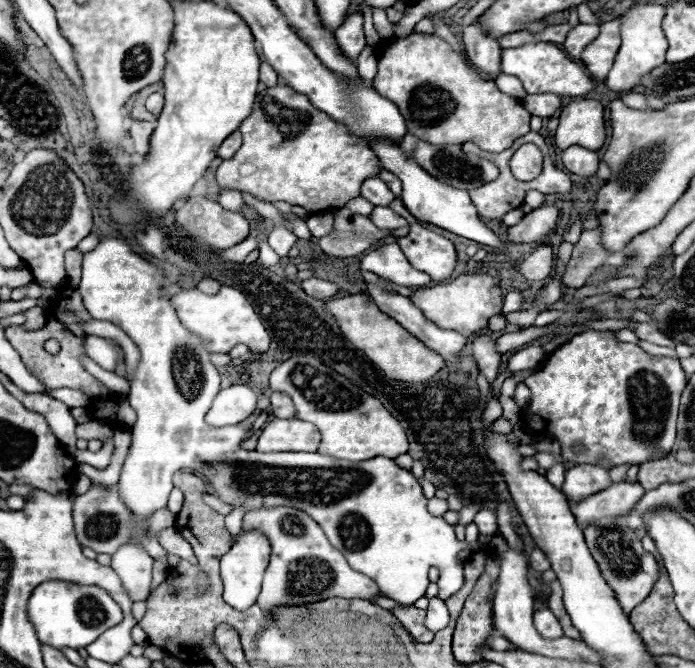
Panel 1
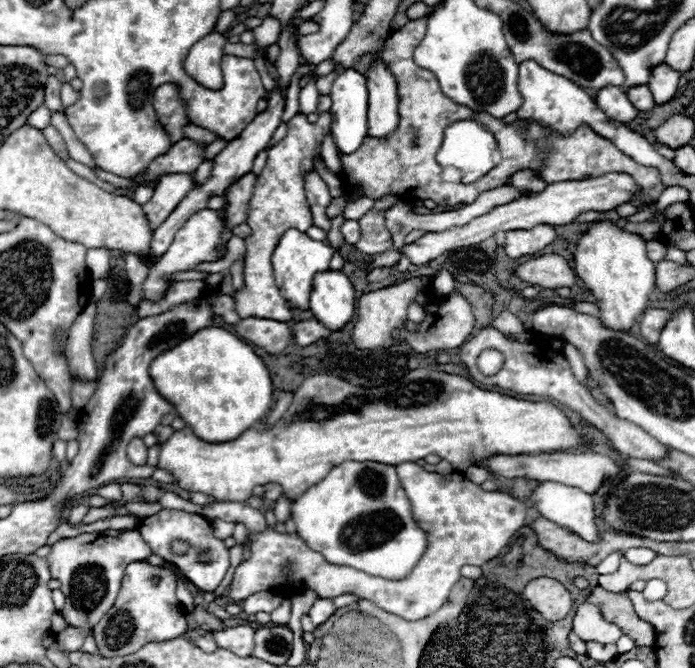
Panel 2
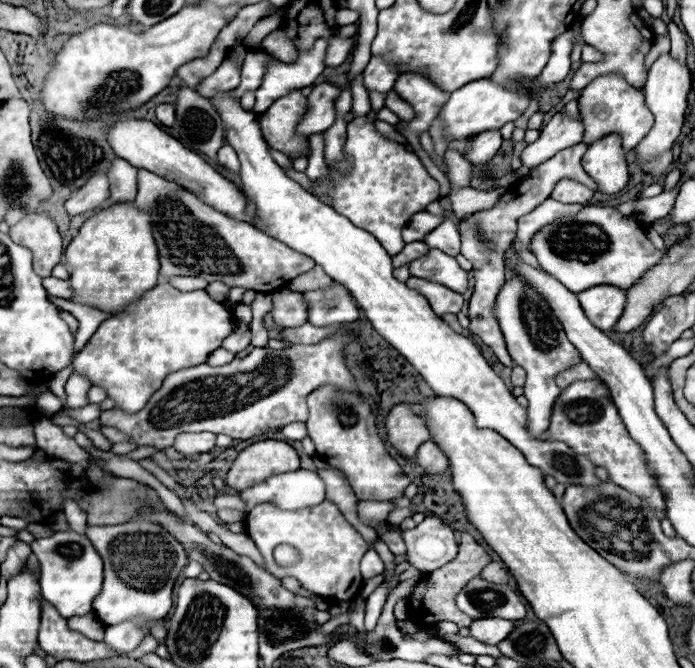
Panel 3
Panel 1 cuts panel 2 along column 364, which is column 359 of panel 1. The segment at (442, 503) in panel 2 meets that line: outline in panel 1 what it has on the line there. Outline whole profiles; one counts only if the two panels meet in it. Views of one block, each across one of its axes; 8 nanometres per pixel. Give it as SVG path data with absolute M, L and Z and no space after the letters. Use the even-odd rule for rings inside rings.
M272 506L272 508L260 508L252 510L244 516L244 530L248 528L258 528L262 530L270 544L272 544L272 558L264 574L264 586L258 596L258 604L264 610L272 610L274 606L280 604L290 604L290 606L300 606L308 602L318 602L324 598L362 598L370 600L380 596L380 590L376 588L376 582L372 578L354 572L346 558L336 550L322 528L308 518L302 510L296 508L286 508L286 506Z

